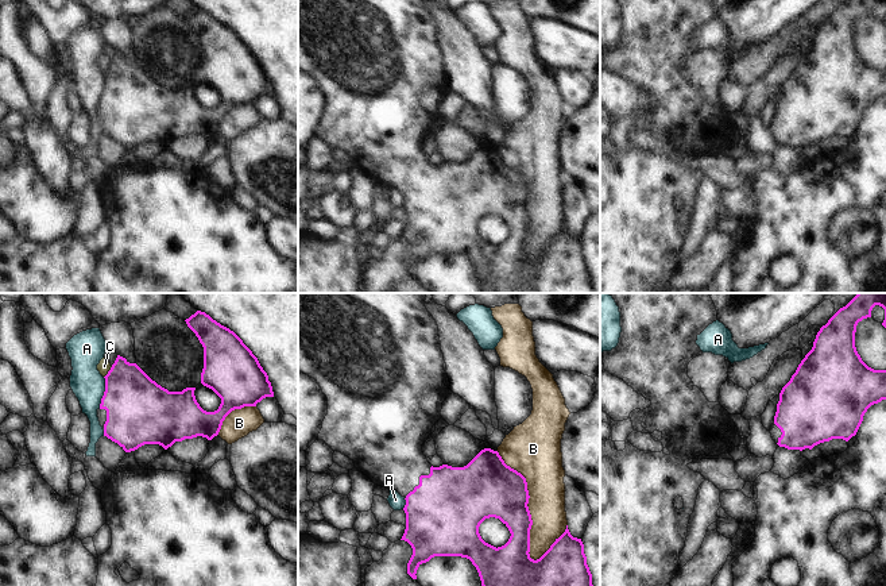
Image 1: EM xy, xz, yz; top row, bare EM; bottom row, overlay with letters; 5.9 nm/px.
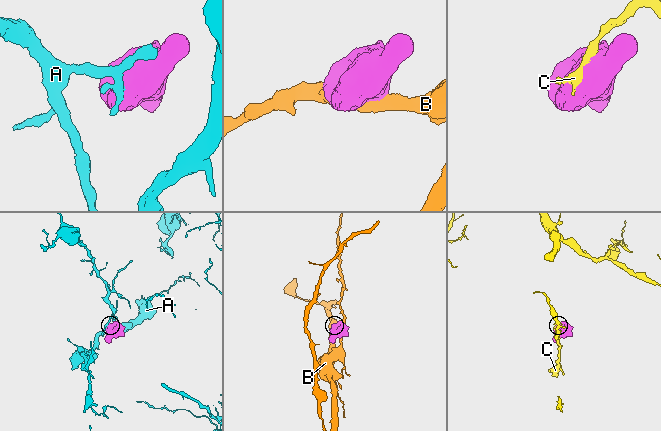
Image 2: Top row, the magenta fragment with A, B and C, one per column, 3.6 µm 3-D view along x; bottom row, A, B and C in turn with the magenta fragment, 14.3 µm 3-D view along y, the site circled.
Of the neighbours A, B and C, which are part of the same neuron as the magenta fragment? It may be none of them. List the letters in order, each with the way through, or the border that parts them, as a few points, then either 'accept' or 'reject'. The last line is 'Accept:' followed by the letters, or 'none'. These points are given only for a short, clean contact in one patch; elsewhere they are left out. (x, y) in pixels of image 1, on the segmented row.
A: border along xy (104, 377), (104, 394), (99, 407); reject
B: reject
C: reject
Accept: none

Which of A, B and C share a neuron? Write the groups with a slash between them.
A / B / C

